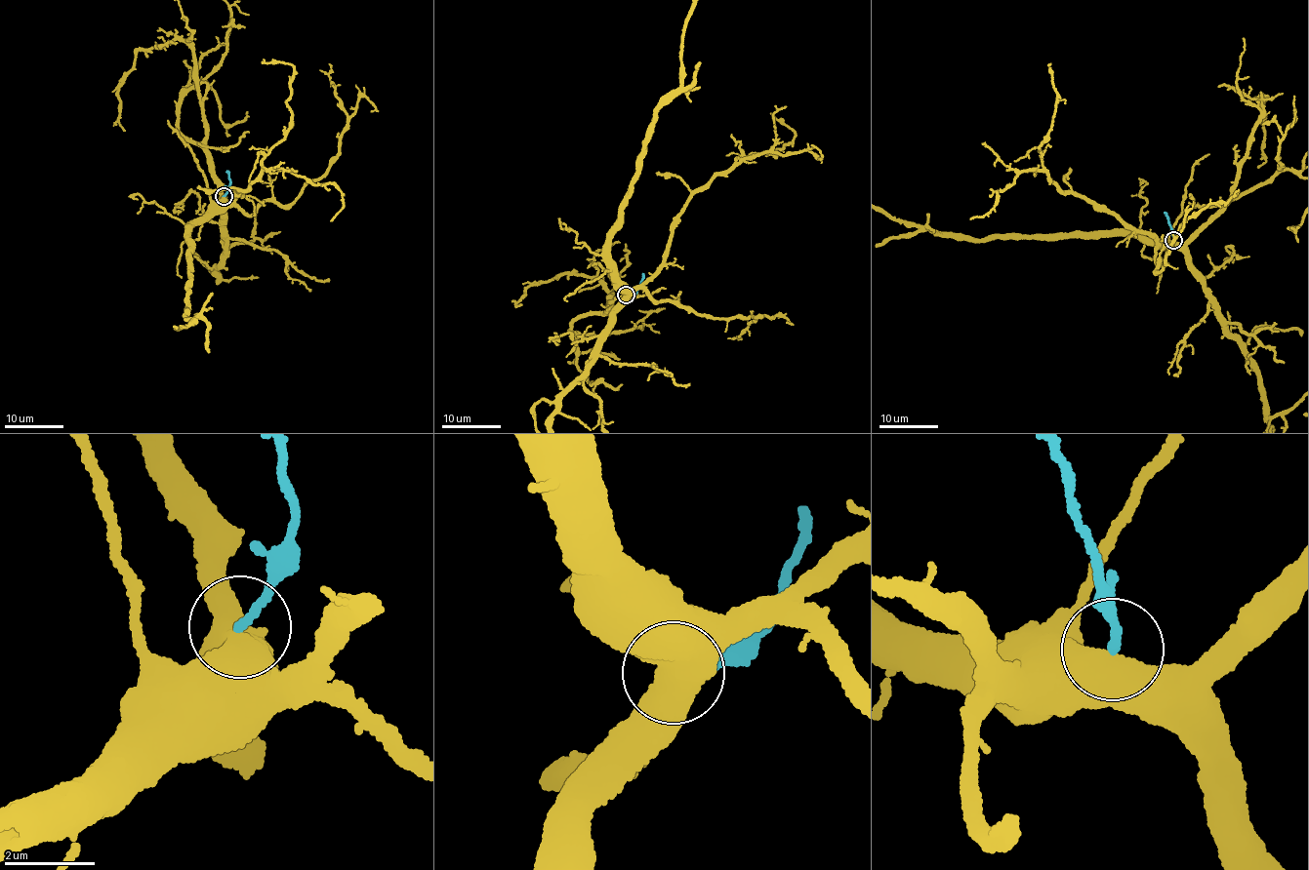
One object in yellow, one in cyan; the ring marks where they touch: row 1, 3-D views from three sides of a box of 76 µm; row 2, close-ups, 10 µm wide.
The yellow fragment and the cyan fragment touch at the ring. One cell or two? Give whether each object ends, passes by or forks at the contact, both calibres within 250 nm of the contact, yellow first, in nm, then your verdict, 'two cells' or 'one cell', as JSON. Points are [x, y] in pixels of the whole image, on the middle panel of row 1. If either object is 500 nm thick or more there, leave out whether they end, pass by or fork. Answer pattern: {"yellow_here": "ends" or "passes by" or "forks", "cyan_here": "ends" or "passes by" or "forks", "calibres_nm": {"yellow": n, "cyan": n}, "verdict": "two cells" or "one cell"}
{"calibres_nm": {"yellow": 800, "cyan": 180}, "verdict": "two cells"}

